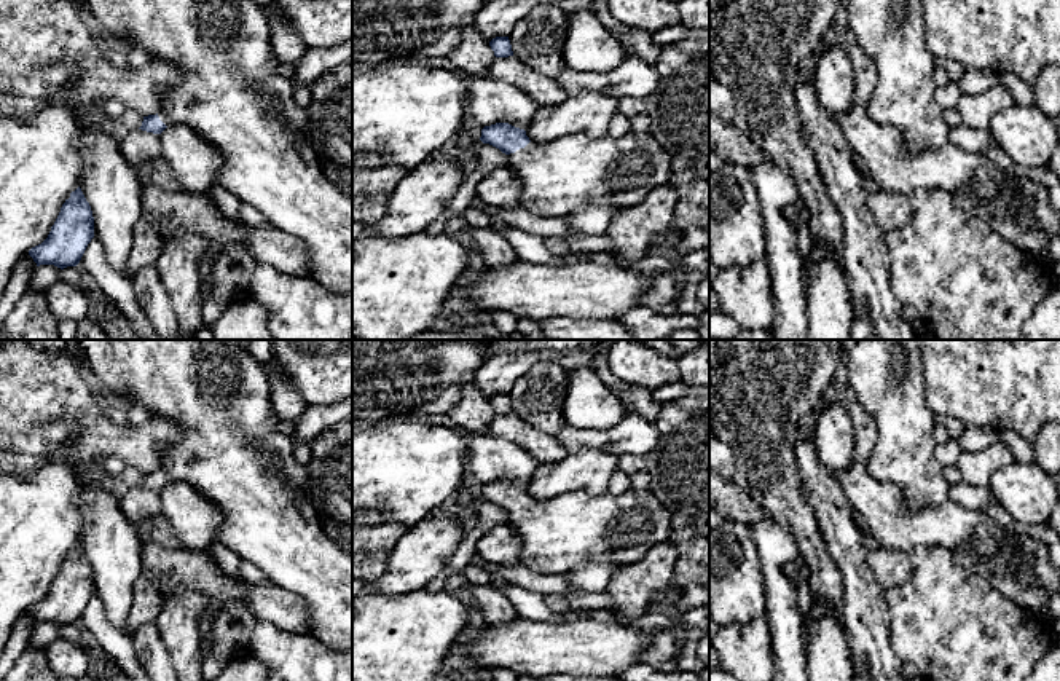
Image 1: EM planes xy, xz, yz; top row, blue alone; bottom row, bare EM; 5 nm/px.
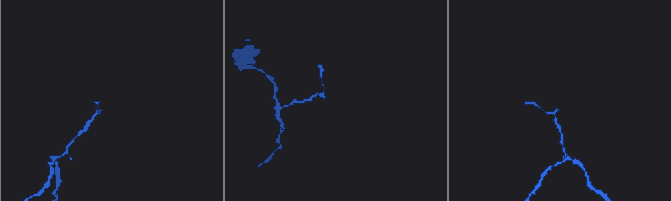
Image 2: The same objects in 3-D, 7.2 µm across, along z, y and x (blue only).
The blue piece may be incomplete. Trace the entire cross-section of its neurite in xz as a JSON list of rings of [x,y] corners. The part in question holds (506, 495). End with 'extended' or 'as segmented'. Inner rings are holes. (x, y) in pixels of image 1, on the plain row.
[[[496,480],[481,486],[480,498],[508,514],[507,523],[521,539],[520,561],[537,574],[563,574],[583,563],[631,565],[671,533],[671,515],[650,490],[630,488],[622,494],[577,490],[540,502],[524,486]]]; extended

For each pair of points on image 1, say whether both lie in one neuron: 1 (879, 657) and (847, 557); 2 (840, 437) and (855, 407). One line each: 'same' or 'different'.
1: same
2: different

